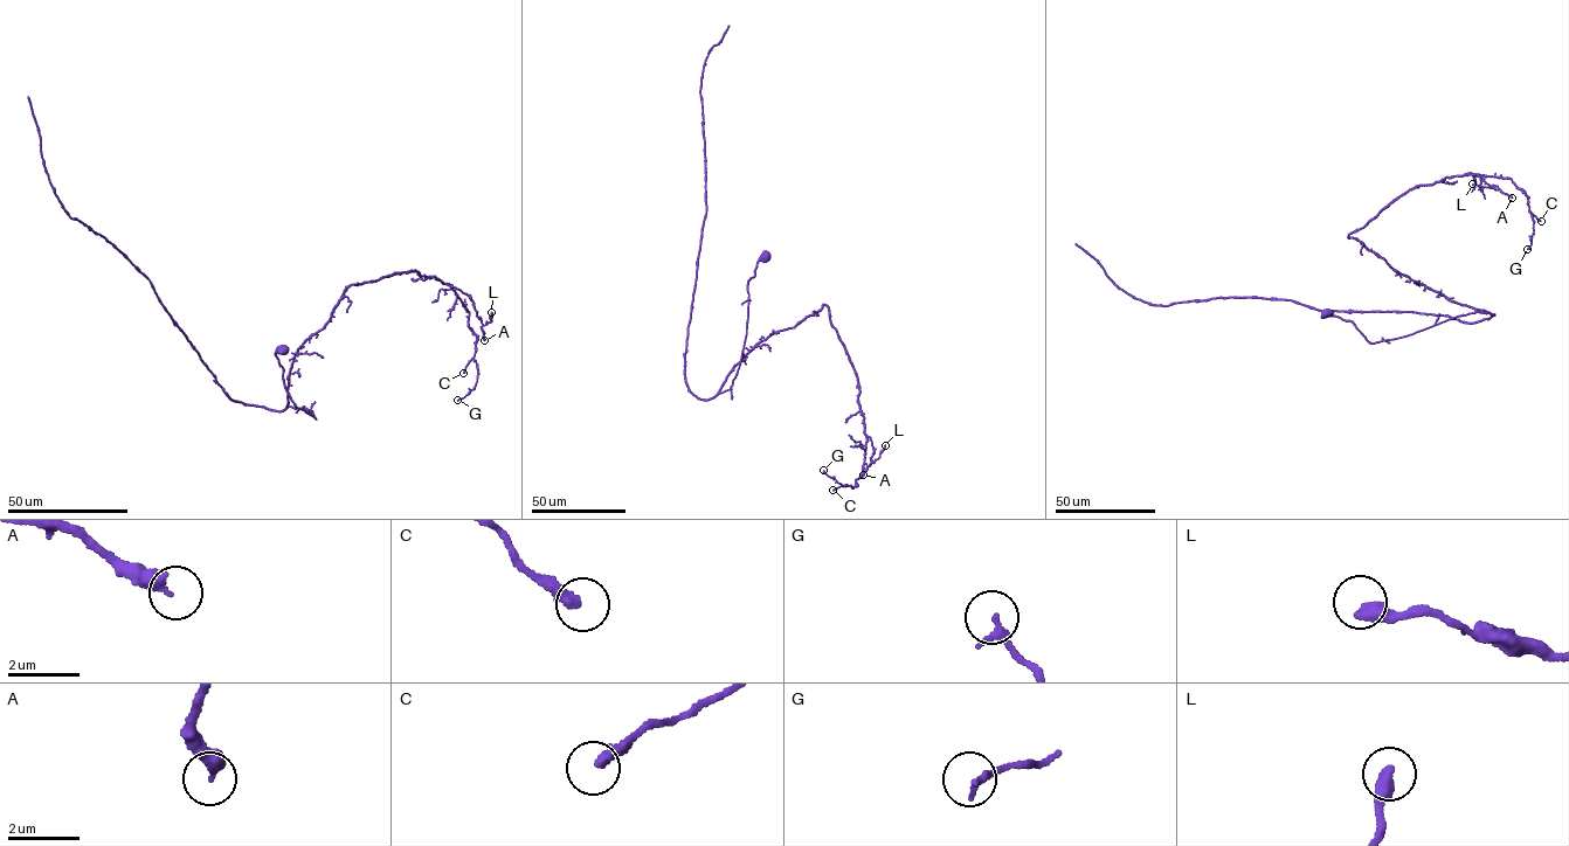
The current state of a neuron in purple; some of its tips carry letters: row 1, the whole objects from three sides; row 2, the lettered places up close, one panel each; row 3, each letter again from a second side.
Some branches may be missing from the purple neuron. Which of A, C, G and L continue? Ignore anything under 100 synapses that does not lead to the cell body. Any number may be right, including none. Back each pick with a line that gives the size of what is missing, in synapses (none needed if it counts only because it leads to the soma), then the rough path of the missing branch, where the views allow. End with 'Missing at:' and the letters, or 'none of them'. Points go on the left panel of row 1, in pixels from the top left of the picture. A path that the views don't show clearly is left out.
Missing at: none of them

